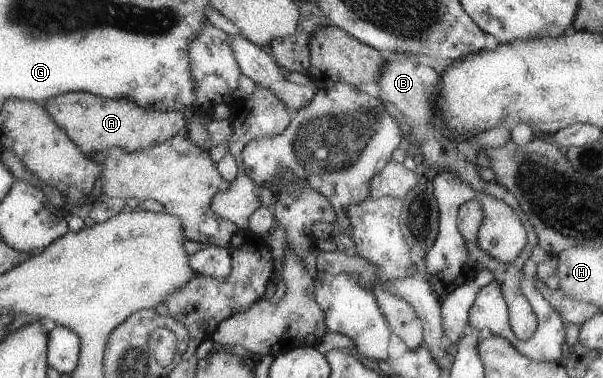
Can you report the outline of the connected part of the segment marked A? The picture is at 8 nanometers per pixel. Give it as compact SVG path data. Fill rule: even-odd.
M85 91L59 95L45 106L85 154L113 147L130 153L145 150L168 141L185 128L185 116L182 112L147 110L132 100L111 100L93 93L85 94Z

